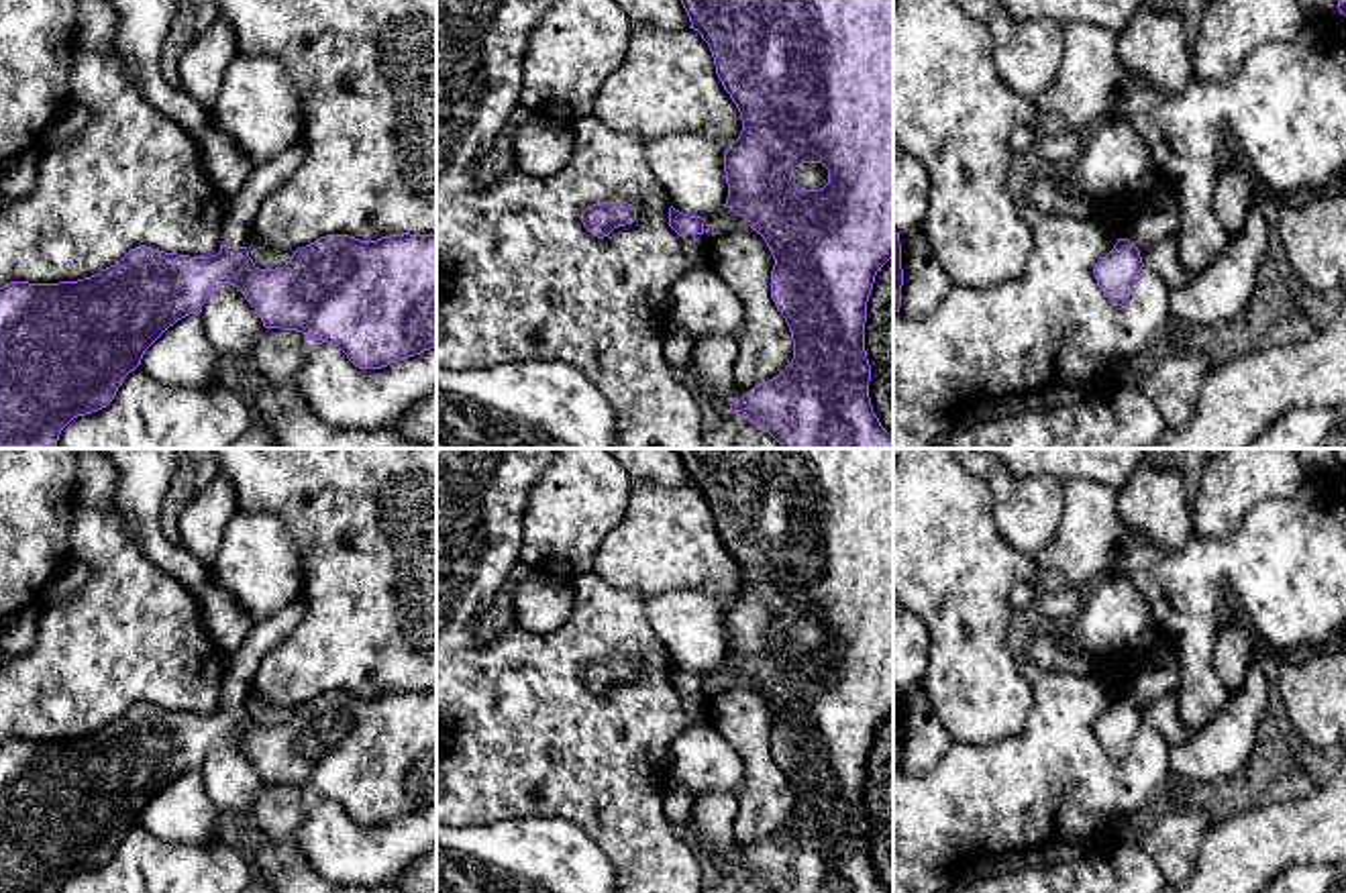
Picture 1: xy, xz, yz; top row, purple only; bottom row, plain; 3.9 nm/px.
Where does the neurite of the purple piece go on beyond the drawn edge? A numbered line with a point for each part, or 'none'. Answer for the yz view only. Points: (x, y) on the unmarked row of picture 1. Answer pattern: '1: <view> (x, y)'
1: yz (1157, 673)

